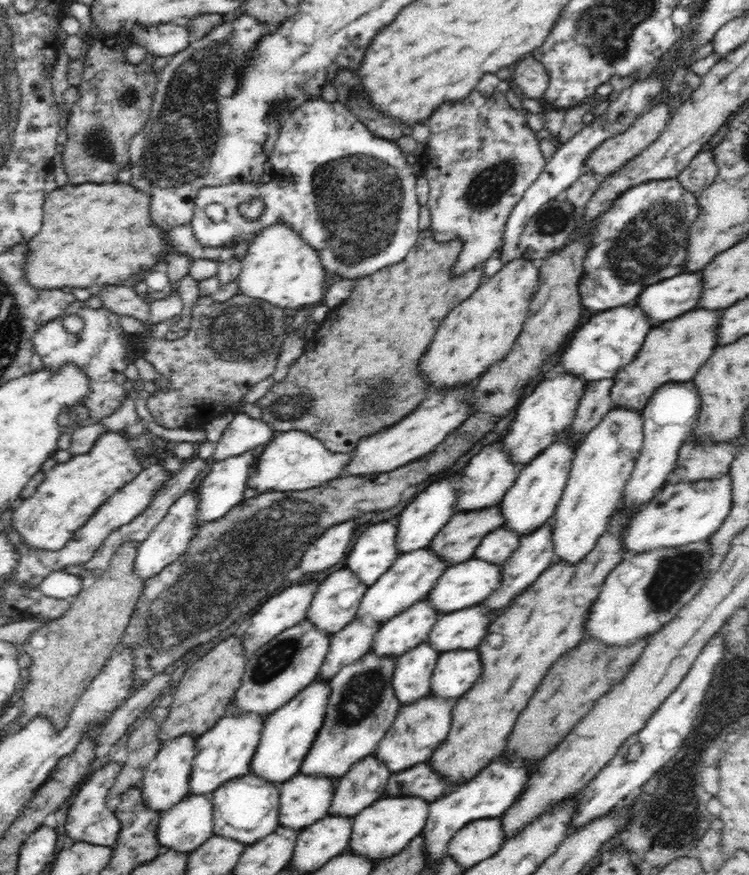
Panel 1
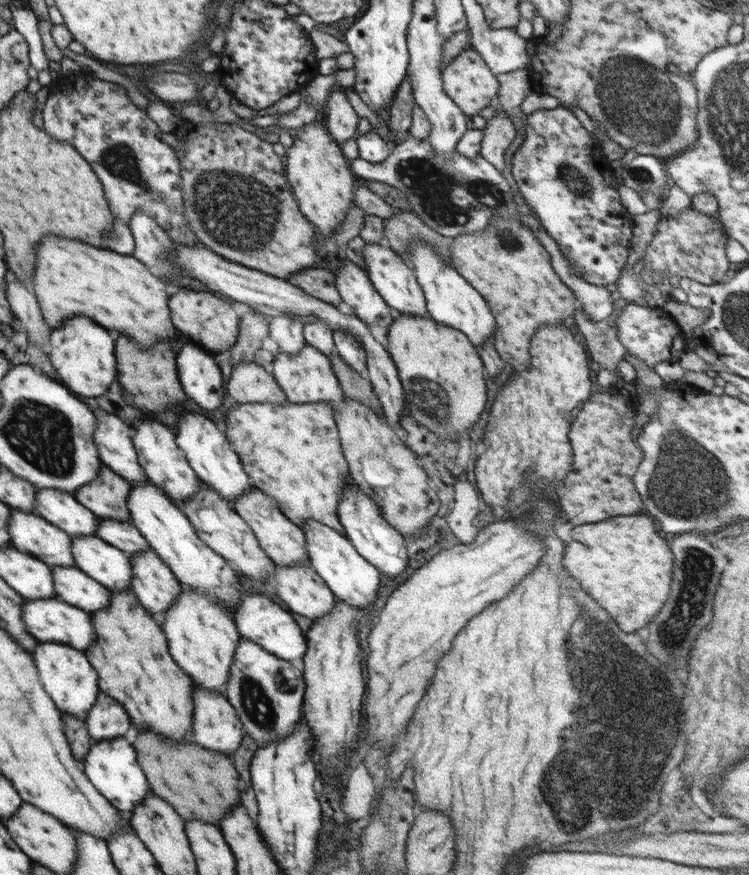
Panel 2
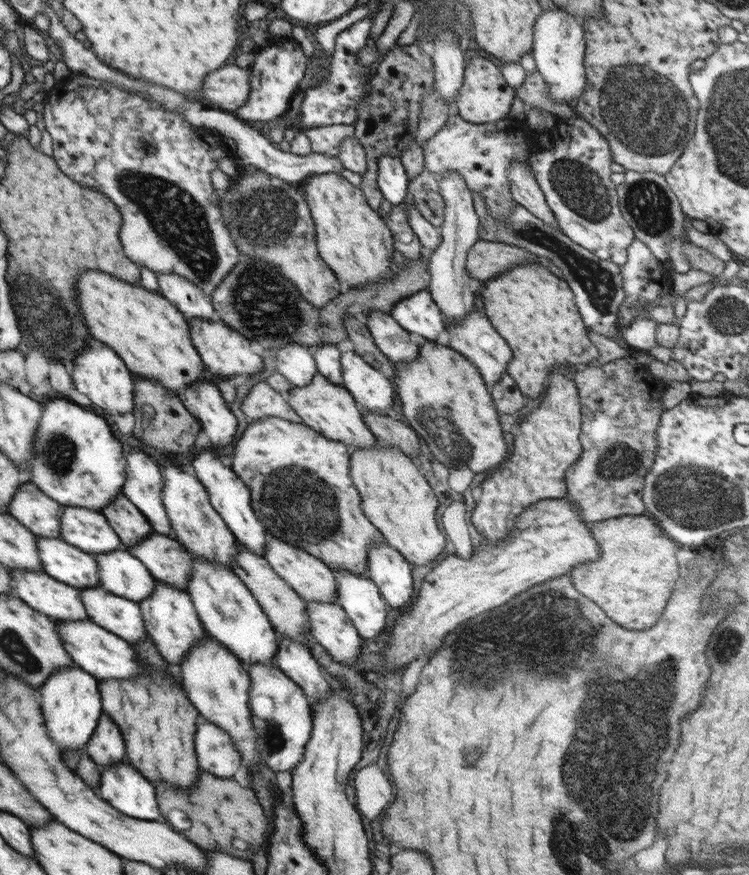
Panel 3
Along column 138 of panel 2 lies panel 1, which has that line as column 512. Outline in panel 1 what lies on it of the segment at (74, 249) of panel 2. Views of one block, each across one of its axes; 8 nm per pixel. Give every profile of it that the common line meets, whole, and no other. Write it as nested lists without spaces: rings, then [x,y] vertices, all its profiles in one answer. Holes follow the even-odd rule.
[[[522,256],[514,258],[512,262],[506,262],[496,274],[483,280],[468,296],[468,300],[464,300],[444,318],[436,338],[432,340],[432,350],[428,350],[428,358],[424,358],[424,370],[428,370],[428,378],[436,382],[432,392],[458,383],[475,383],[489,366],[512,350],[539,284],[539,270],[532,265],[532,260]]]

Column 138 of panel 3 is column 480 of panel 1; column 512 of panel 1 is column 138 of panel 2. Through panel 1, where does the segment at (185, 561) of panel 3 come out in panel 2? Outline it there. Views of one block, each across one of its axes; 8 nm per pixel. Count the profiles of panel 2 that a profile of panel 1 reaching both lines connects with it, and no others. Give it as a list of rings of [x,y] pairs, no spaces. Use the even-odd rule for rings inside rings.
[[[100,518],[95,535],[118,550],[124,551],[128,556],[152,549],[142,533],[130,521]]]

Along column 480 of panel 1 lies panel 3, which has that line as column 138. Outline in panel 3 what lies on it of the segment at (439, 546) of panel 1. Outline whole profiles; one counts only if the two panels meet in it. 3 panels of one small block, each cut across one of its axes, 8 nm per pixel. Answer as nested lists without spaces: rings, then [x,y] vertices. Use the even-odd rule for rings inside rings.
[[[123,493],[116,498],[116,502],[104,506],[102,513],[126,547],[135,545],[139,540],[154,532],[154,527],[147,515]]]

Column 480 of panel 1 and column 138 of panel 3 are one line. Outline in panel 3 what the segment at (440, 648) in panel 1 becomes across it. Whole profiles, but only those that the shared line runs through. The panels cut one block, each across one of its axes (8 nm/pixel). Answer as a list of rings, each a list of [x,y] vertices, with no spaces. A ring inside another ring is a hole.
[[[103,587],[79,589],[79,599],[92,622],[129,643],[148,639],[139,603],[109,593]]]

